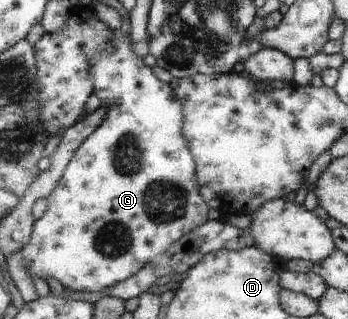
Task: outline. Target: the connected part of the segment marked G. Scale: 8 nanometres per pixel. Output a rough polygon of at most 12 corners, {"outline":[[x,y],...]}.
{"outline":[[114,30],[113,108],[21,249],[97,294],[206,219],[182,109]]}

